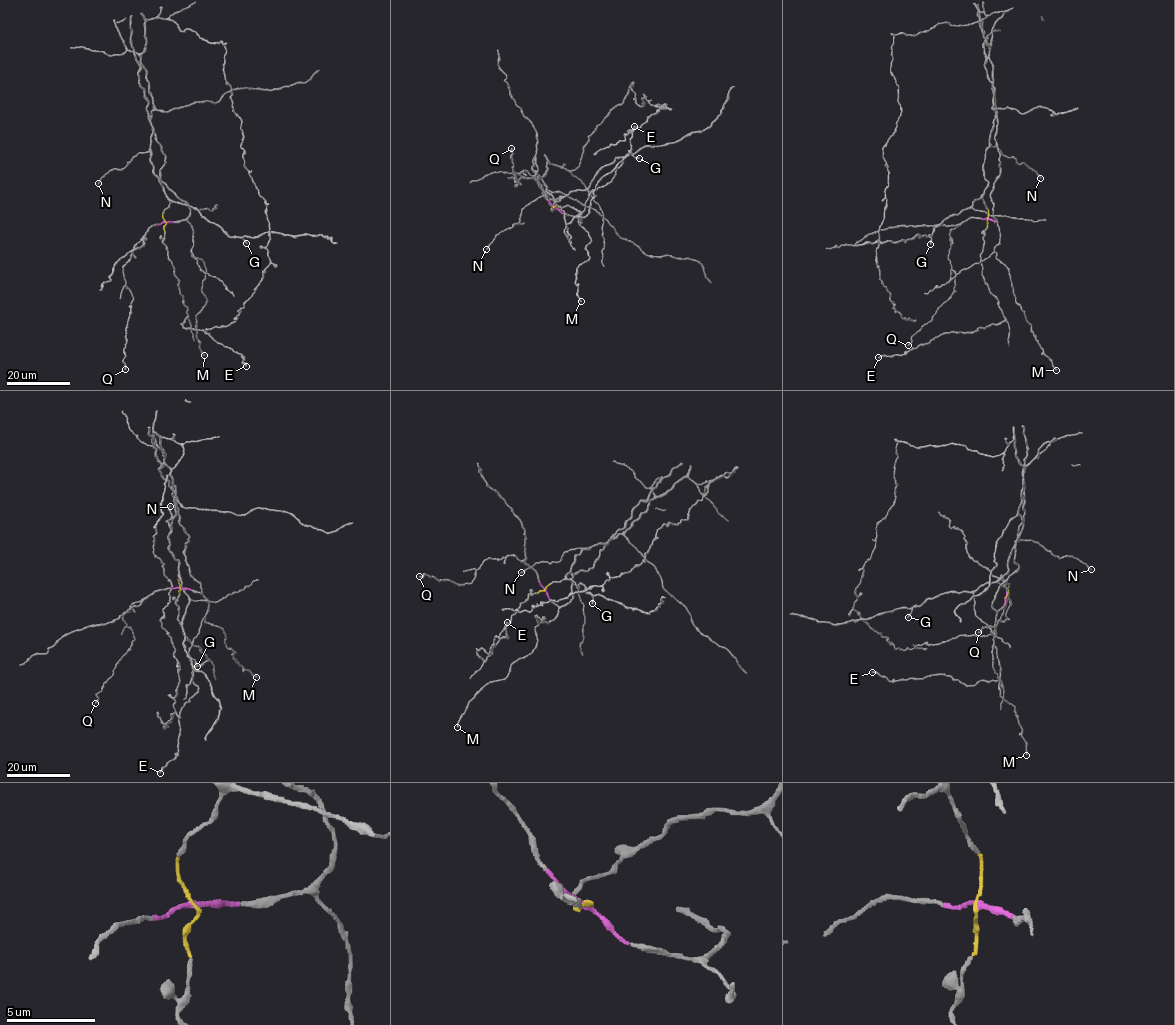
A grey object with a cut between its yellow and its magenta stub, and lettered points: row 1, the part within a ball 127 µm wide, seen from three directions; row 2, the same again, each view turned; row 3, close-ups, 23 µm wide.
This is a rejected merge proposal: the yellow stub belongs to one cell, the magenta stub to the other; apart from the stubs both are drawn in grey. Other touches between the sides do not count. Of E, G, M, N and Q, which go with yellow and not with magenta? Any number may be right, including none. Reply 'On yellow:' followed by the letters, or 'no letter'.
On yellow: E, G, N

